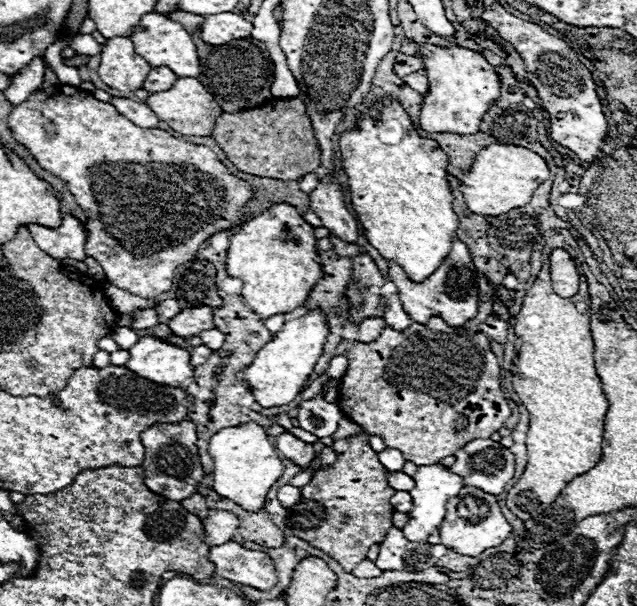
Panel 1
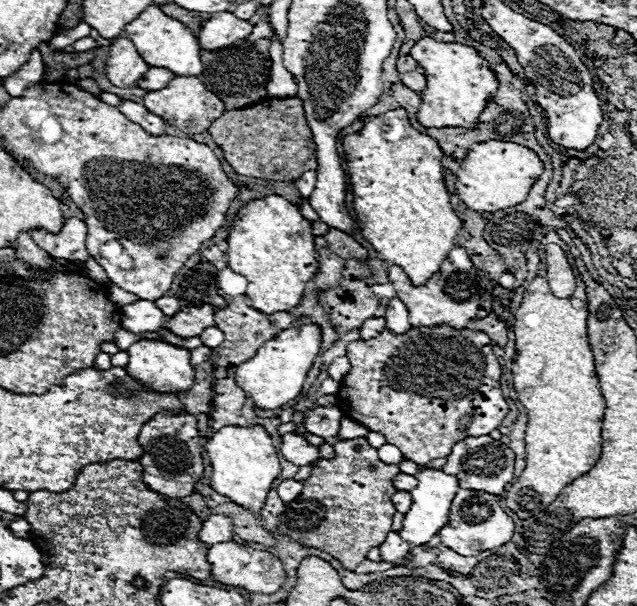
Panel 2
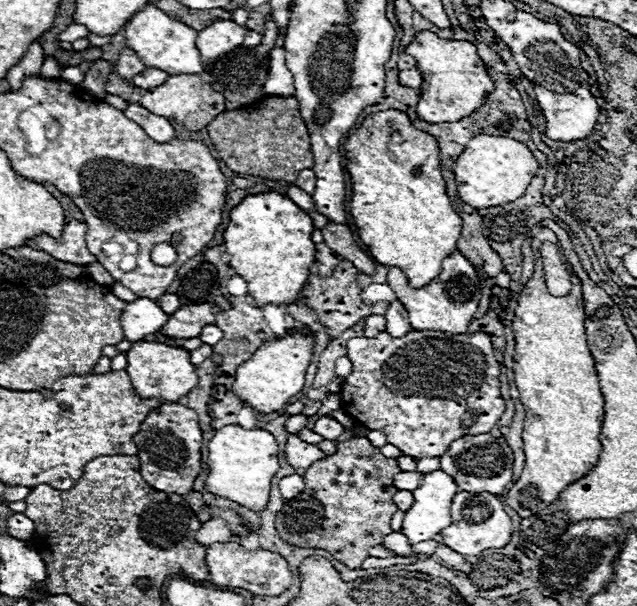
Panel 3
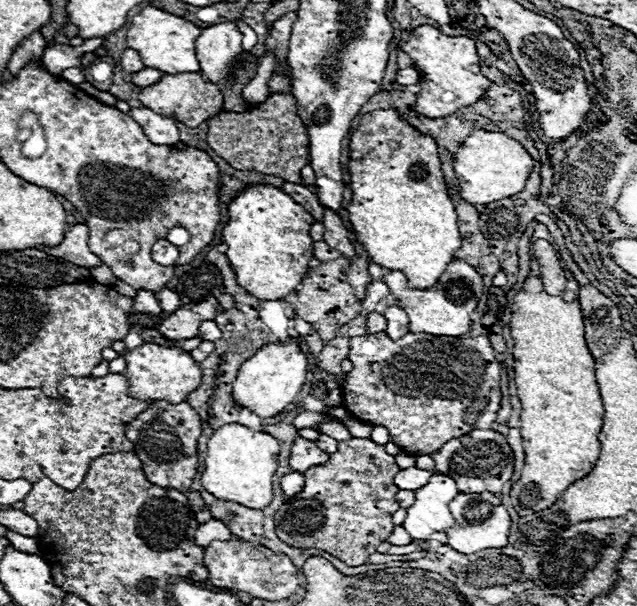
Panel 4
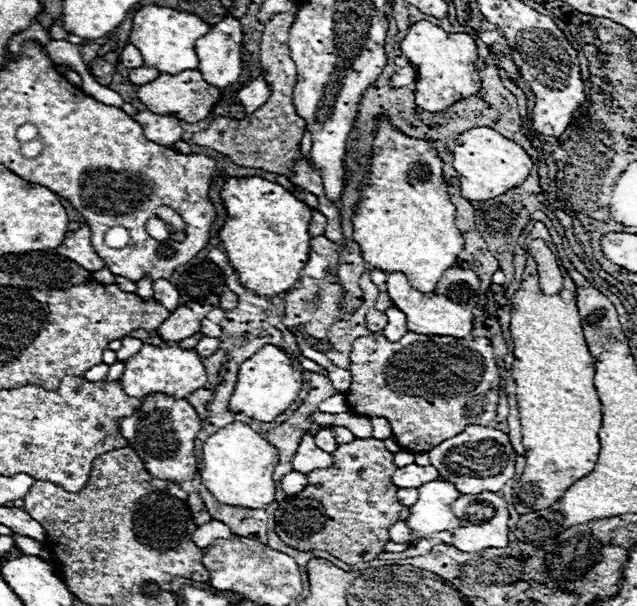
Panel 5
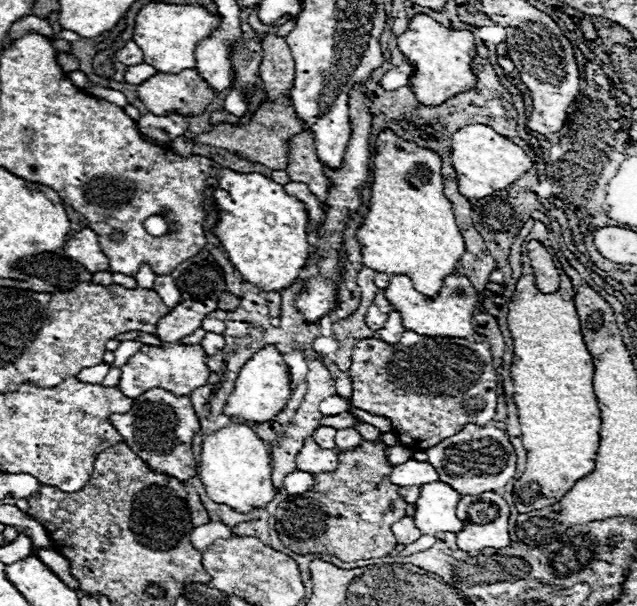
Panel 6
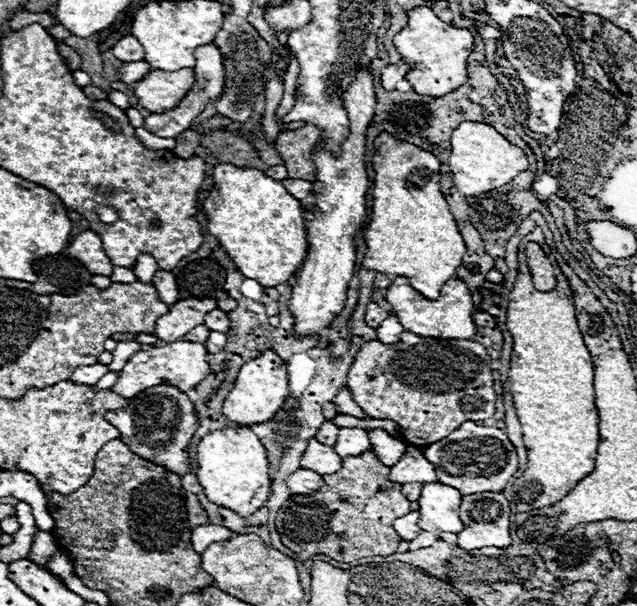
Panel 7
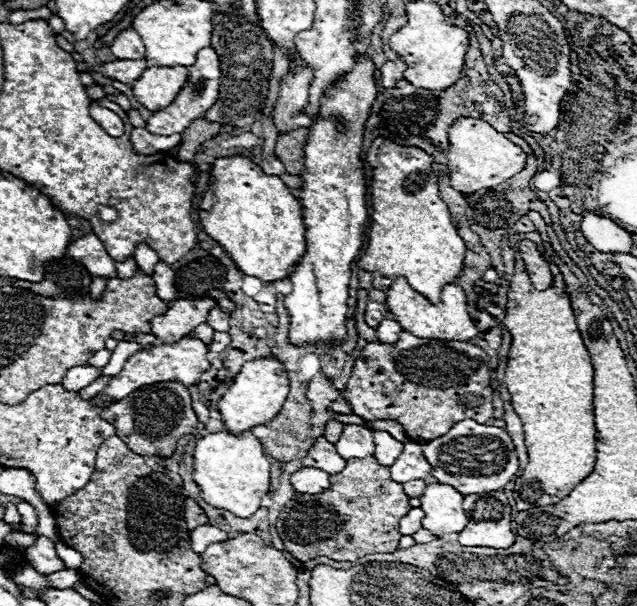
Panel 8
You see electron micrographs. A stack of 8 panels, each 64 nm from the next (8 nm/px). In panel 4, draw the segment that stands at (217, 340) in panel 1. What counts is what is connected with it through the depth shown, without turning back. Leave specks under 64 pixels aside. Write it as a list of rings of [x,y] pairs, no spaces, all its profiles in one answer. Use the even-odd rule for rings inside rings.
[[[204,322],[200,326],[200,334],[198,334],[202,340],[210,340],[210,342],[216,342],[222,338],[222,332],[220,328],[216,326],[216,322]]]

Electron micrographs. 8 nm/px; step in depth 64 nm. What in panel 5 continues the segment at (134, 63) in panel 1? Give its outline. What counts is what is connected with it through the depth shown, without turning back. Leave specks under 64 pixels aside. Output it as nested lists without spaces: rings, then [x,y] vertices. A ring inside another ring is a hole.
[[[128,44],[128,46],[122,50],[122,54],[120,54],[120,62],[122,62],[122,66],[126,66],[126,68],[144,66],[142,56],[140,56],[140,50],[138,50],[136,46],[132,46],[132,44]]]

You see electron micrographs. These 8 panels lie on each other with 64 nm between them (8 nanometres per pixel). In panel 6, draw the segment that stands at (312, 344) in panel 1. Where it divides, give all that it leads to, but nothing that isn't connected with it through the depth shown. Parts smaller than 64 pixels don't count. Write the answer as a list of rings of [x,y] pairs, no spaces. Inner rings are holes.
[[[264,346],[240,368],[234,392],[230,394],[224,406],[224,414],[246,422],[268,422],[274,420],[276,414],[280,414],[286,408],[290,396],[292,396],[292,380],[284,356],[274,346]]]

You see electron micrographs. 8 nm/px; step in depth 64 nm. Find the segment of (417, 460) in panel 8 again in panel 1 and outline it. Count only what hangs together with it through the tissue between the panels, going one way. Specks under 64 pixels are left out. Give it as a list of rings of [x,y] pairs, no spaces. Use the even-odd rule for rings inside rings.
[[[394,472],[388,476],[388,484],[394,488],[394,490],[412,490],[414,488],[414,480],[412,476],[408,474],[402,474],[402,472]]]

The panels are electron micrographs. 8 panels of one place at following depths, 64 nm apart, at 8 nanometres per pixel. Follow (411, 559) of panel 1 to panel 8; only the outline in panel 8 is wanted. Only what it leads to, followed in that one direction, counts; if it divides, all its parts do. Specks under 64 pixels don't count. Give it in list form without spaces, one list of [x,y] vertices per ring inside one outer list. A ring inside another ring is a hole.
[[[410,508],[410,512],[400,518],[400,534],[408,534],[414,536],[420,530],[420,522],[422,522],[422,510],[420,508]]]

